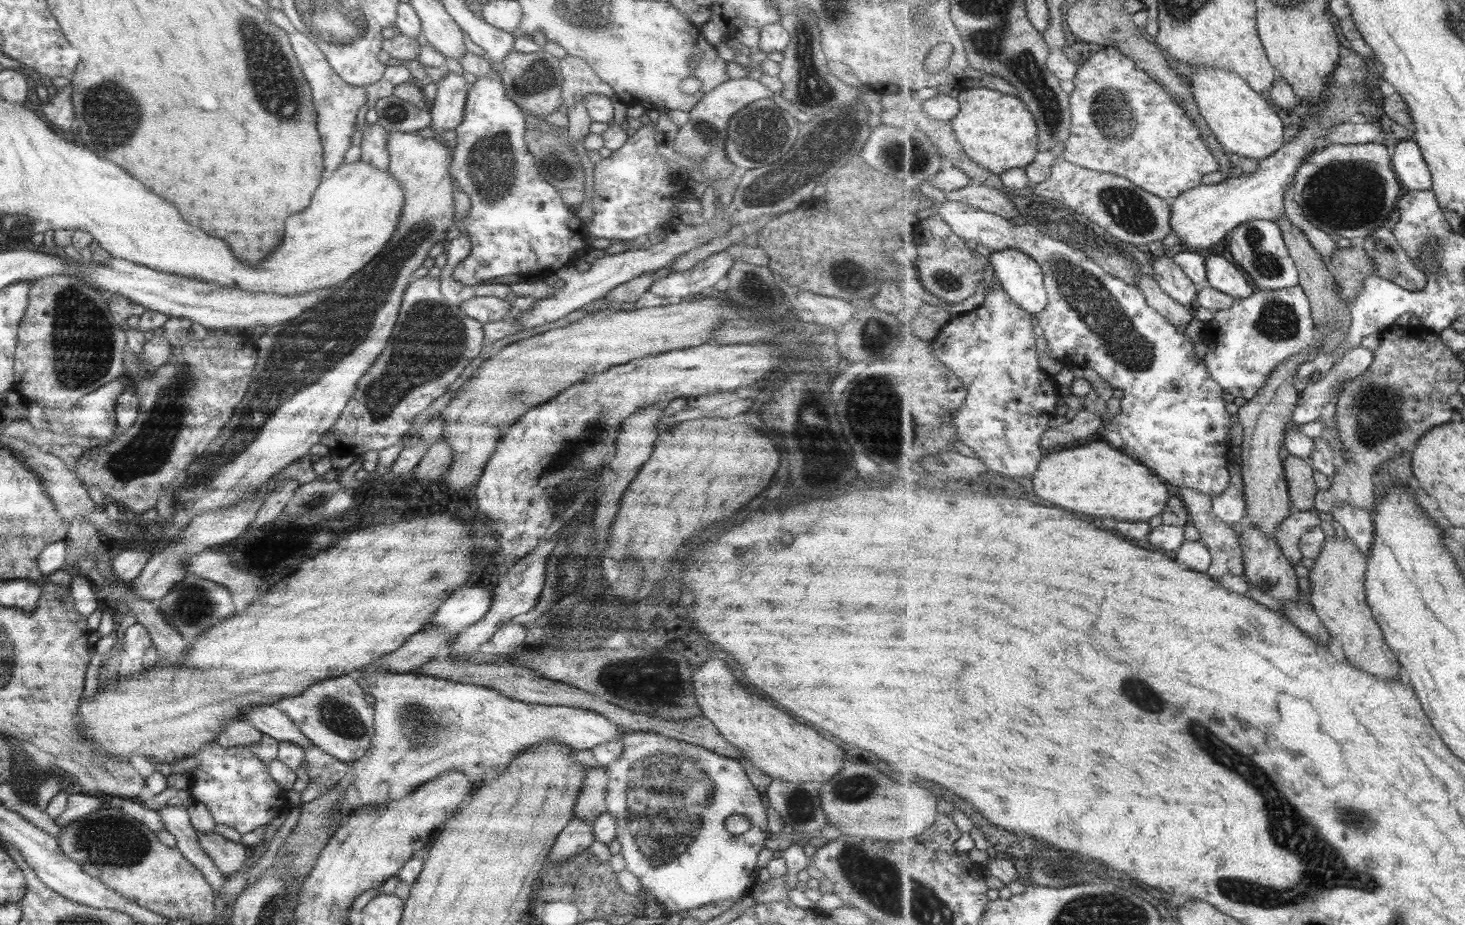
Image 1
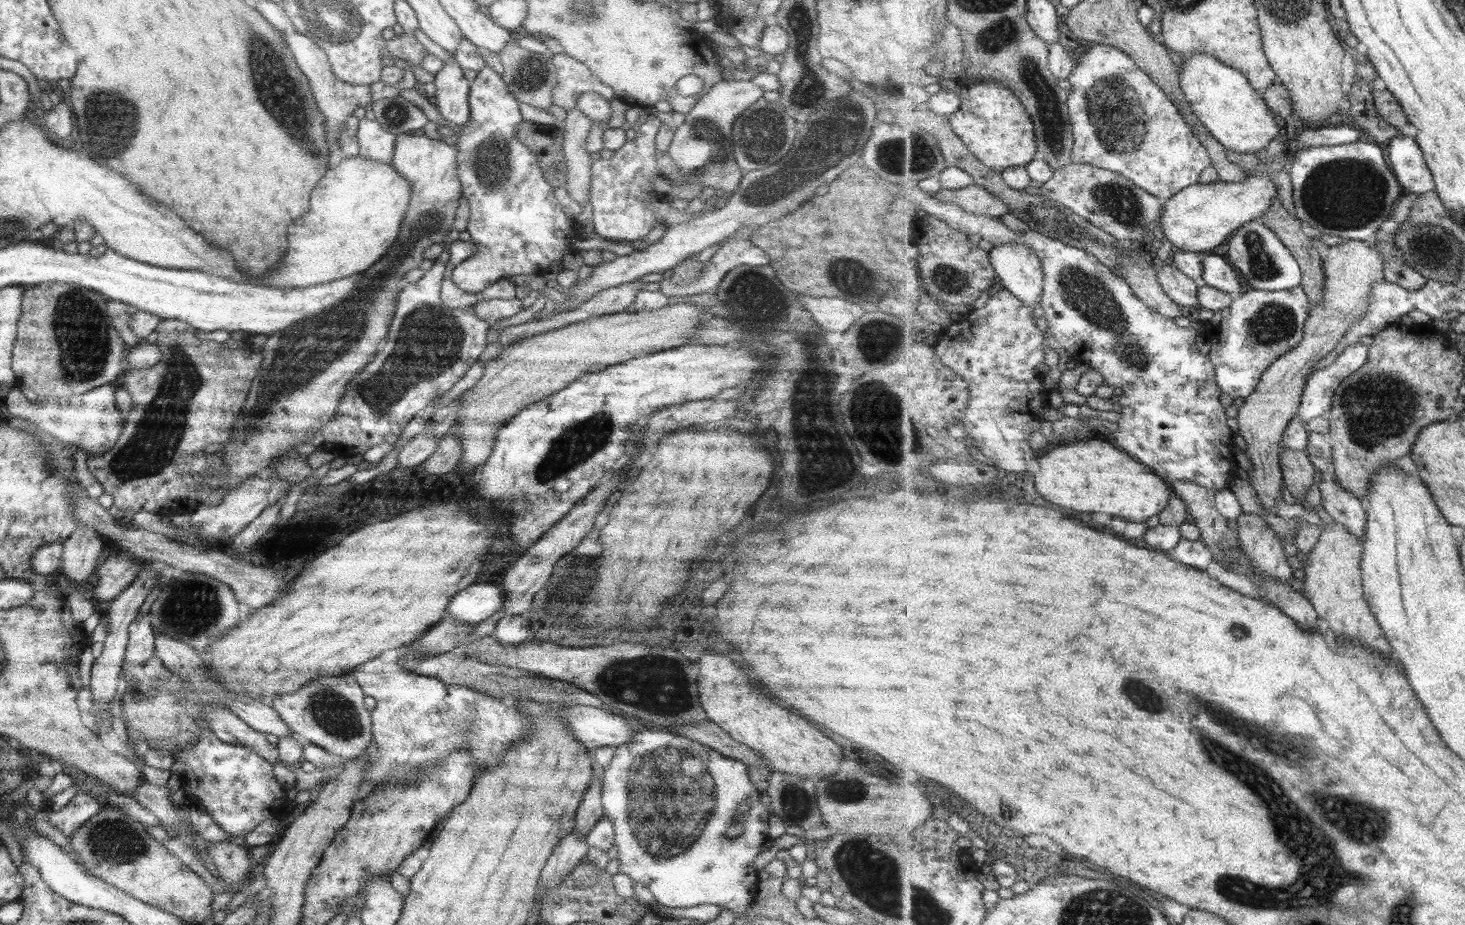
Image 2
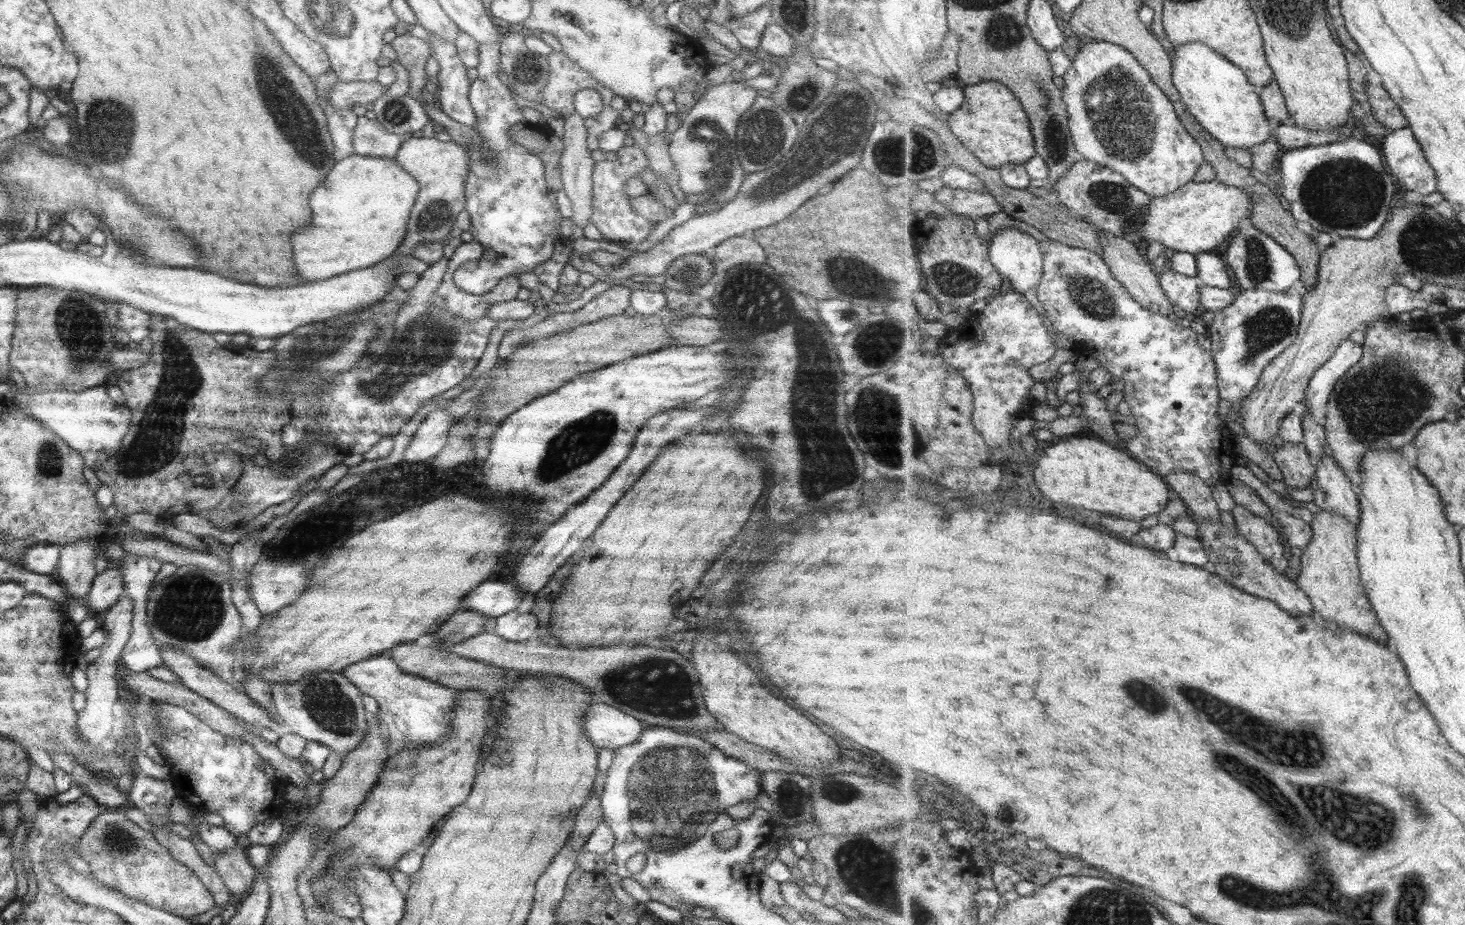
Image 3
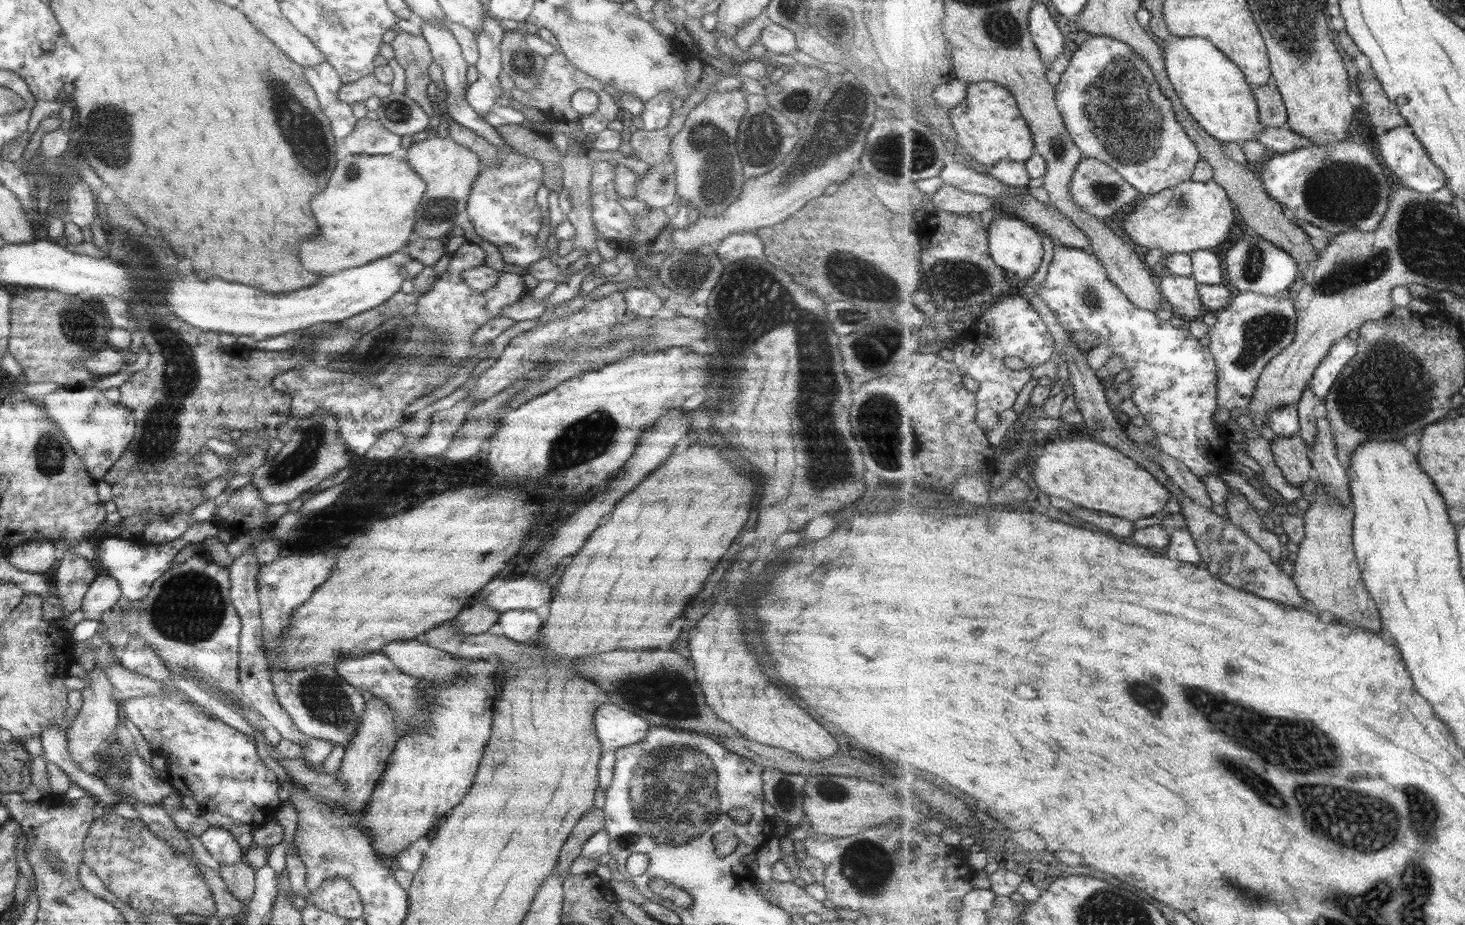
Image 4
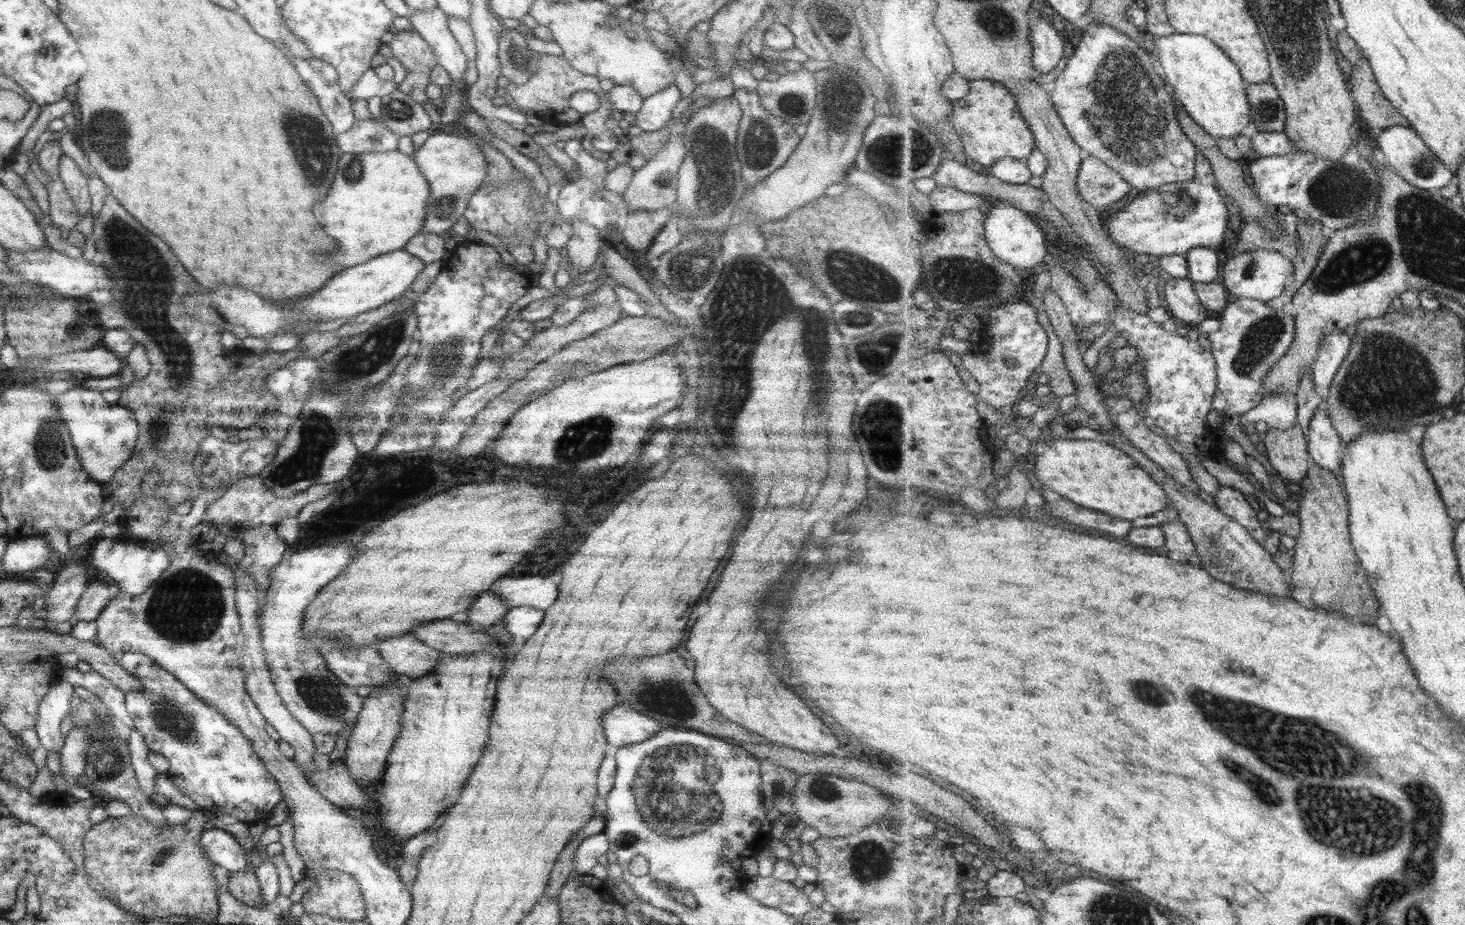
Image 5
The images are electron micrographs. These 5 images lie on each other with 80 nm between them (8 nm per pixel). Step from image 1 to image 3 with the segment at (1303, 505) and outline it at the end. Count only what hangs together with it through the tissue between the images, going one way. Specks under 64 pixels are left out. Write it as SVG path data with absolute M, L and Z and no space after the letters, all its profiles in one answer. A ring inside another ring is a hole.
M1285 442L1276 448L1272 455L1284 474L1284 482L1287 486L1296 489L1307 489L1309 482L1316 478L1318 465L1303 443Z

